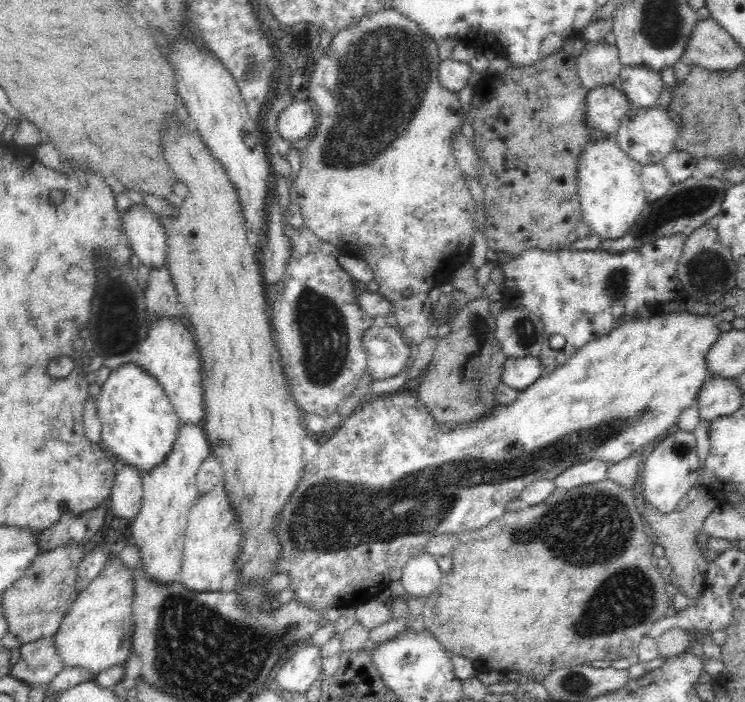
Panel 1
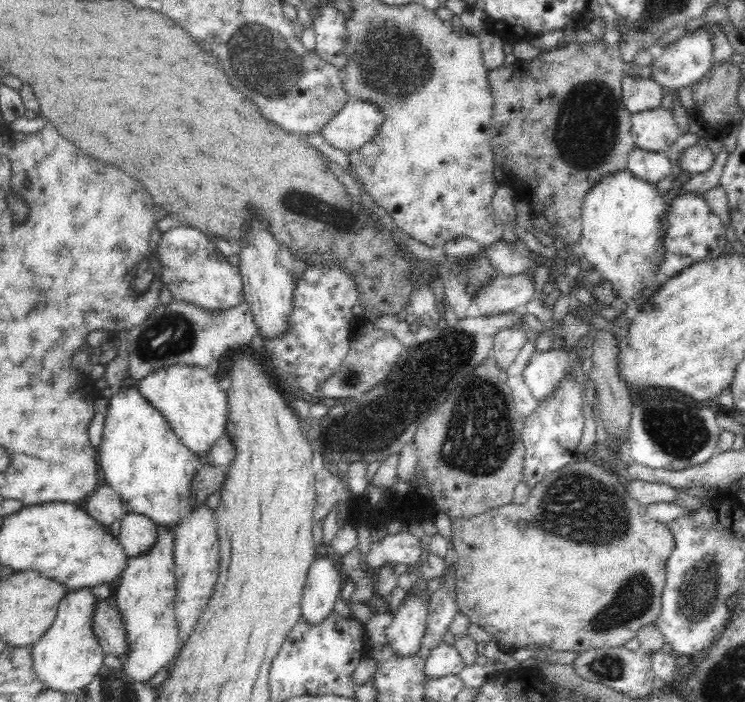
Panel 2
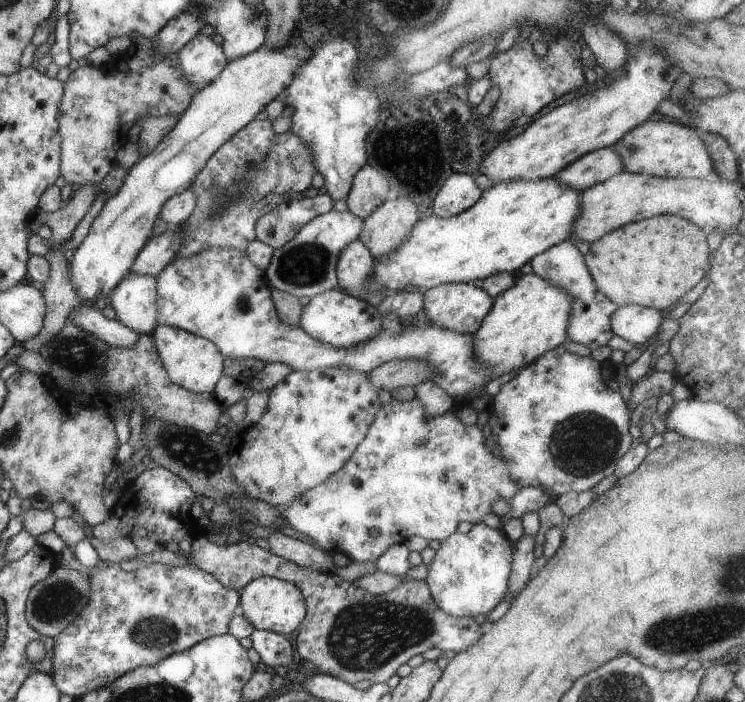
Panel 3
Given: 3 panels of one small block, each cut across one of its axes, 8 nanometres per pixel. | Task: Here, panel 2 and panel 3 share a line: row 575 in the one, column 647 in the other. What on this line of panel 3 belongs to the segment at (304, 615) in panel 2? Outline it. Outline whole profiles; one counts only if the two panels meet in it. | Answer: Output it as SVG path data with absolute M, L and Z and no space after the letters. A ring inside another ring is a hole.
M639 305L618 306L611 314L610 324L613 335L641 346L657 332L665 316L661 311Z

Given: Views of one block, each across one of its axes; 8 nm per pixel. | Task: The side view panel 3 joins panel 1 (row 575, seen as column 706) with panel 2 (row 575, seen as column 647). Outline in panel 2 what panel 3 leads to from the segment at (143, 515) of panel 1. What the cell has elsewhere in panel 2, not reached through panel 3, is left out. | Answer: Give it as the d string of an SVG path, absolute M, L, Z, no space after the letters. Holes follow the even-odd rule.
M157 525L155 531L154 542L145 553L127 557L115 593L129 643L129 656L122 660L122 672L139 683L150 680L167 667L182 648L175 620L174 527Z

